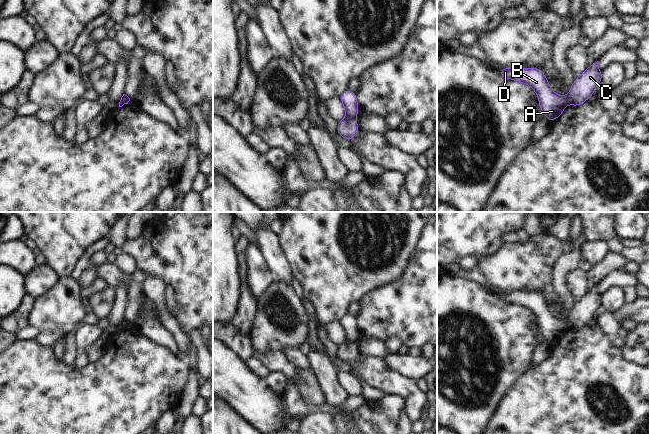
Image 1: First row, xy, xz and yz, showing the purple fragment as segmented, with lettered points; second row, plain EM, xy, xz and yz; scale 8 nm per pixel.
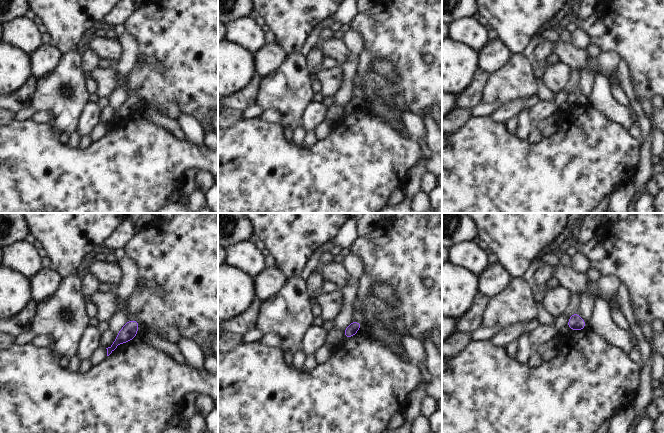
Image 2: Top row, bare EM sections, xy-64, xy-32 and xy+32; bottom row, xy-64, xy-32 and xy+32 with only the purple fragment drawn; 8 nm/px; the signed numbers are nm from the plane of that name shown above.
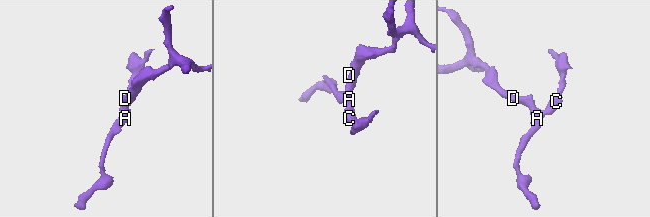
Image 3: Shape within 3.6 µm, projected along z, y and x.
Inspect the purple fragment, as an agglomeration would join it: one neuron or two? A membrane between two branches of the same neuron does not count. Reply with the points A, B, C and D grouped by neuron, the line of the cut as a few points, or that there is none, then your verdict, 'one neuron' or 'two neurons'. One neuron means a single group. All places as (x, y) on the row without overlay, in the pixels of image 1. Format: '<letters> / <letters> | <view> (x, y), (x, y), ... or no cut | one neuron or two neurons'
A B D / C | yz (565, 320), (568, 327) | two neurons

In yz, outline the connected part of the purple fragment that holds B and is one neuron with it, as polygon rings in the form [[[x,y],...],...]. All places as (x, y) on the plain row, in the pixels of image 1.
[[[504,291],[499,299],[503,302],[523,306],[534,313],[539,323],[539,332],[550,346],[558,342],[568,328],[566,320],[561,320],[551,314],[549,305],[541,293]]]

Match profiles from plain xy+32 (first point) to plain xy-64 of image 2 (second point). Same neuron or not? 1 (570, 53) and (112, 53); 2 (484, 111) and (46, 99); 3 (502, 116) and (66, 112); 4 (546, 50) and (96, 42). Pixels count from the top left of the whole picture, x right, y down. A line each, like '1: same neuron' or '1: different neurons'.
1: same neuron
2: different neurons
3: different neurons
4: different neurons

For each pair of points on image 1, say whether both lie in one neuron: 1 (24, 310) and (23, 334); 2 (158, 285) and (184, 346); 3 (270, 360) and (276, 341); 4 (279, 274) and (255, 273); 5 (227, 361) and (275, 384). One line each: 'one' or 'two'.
1: two
2: one
3: two
4: two
5: one

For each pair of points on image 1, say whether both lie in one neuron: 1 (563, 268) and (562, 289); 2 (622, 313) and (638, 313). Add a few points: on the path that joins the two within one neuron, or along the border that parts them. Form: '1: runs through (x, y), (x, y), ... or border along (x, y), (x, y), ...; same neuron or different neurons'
1: runs through (561, 273), (561, 284); same neuron
2: runs through (626, 313), (634, 313); same neuron

